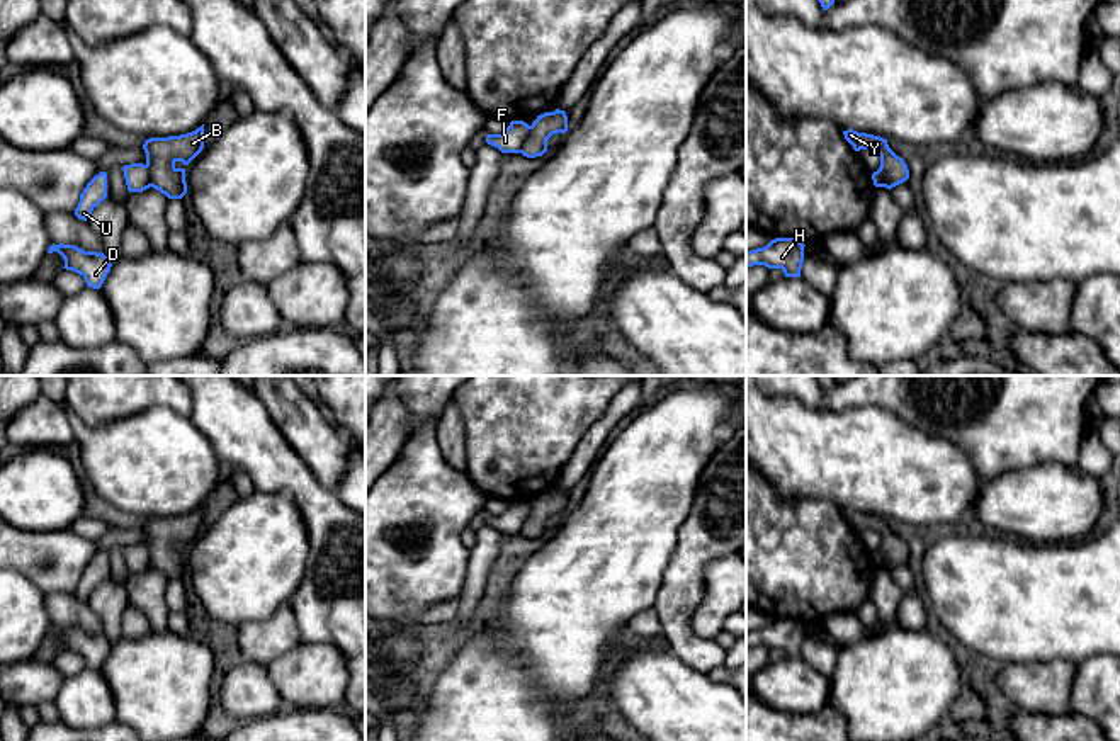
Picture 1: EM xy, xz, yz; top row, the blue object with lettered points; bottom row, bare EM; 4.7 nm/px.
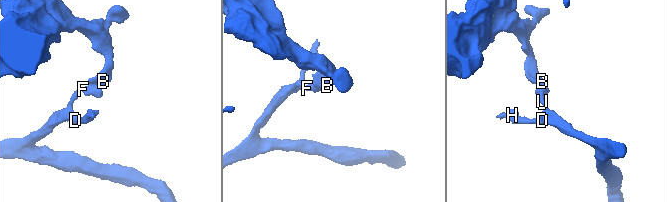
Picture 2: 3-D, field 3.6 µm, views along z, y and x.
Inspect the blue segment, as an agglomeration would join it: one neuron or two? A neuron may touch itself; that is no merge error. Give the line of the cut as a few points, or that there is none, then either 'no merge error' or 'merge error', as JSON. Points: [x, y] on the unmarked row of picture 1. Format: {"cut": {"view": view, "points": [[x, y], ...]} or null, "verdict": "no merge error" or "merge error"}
{"cut": {"view": "xz", "points": [[531, 507], [519, 532]]}, "verdict": "merge error"}

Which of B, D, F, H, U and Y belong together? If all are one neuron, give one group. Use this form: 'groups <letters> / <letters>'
groups B Y / D F H U

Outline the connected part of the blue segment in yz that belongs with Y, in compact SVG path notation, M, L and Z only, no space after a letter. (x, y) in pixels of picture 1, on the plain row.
M853 510L843 512L843 515L855 532L870 529L880 535L880 547L872 554L875 568L891 571L909 559L908 546L889 529L887 520Z

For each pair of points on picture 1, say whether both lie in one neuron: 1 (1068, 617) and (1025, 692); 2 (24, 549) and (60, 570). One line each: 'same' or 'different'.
1: different
2: same

